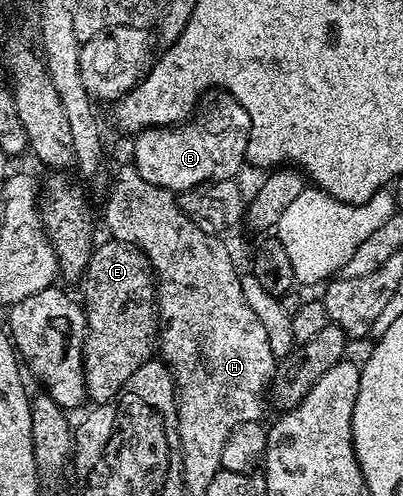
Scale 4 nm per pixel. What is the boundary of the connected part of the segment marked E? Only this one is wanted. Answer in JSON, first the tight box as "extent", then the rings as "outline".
{"extent":[83,240,155,404],"outline":[[[106,240],[105,243],[94,245],[93,255],[89,257],[89,266],[86,268],[83,275],[85,282],[85,298],[83,297],[83,305],[85,308],[85,349],[83,351],[83,361],[85,364],[85,392],[88,401],[93,404],[100,404],[103,402],[111,402],[118,394],[122,393],[123,388],[129,386],[131,380],[131,372],[135,372],[135,368],[139,368],[145,362],[150,361],[151,354],[149,354],[149,333],[154,333],[155,330],[155,279],[149,271],[149,261],[145,259],[144,254],[140,250],[129,246],[125,242],[115,242]]]}

